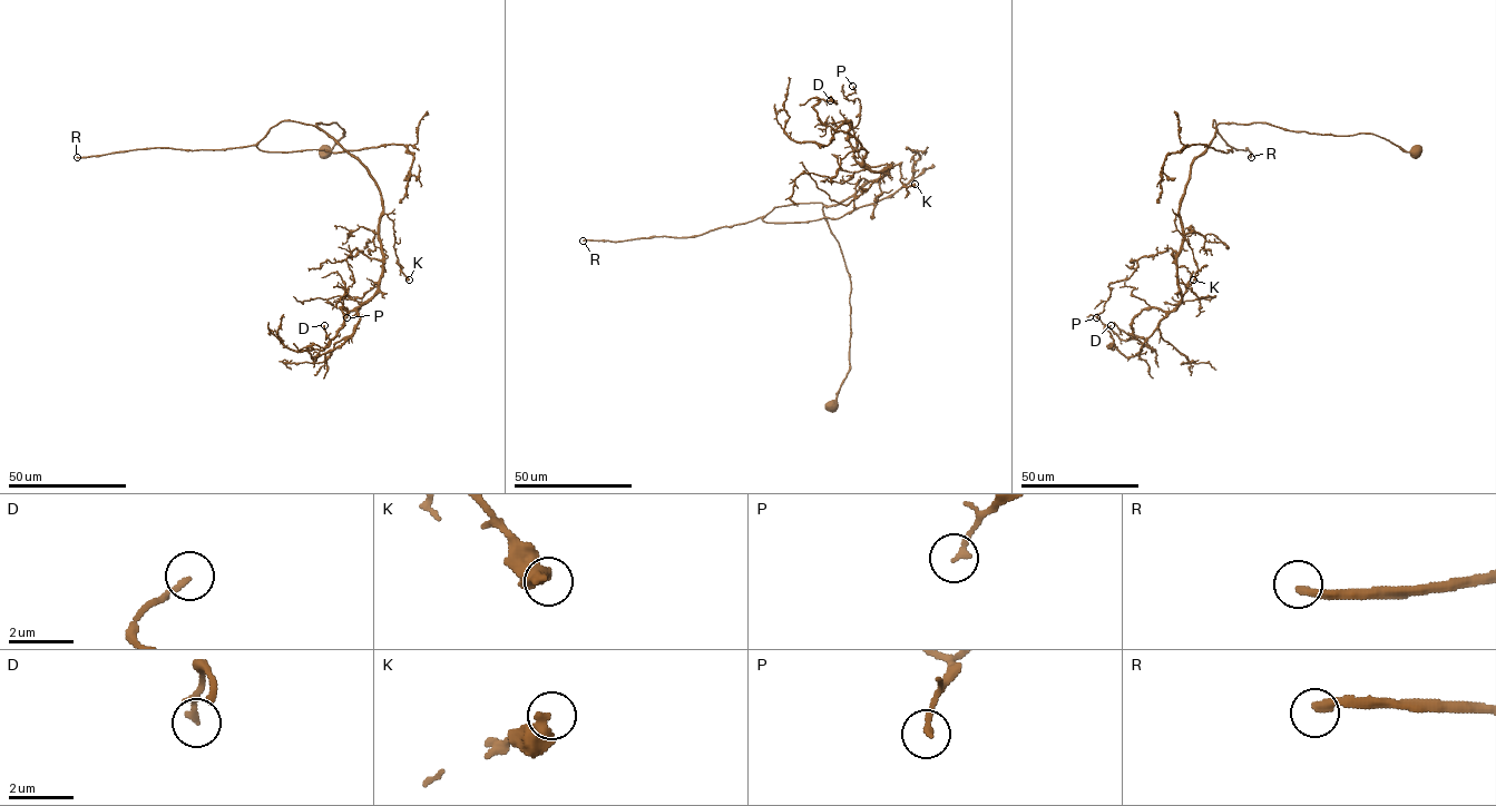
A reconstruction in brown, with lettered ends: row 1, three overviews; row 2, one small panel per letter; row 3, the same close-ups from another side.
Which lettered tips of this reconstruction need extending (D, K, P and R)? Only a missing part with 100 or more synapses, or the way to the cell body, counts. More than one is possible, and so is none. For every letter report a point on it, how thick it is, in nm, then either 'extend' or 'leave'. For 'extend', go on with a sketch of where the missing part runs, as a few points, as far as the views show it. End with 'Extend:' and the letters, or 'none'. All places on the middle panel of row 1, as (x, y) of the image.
D: (830, 100) | 190 nm | leave
K: (915, 184) | 550 nm | leave
P: (852, 86) | 200 nm | leave
R: (583, 241) | 280 nm | extend
Extend: R

